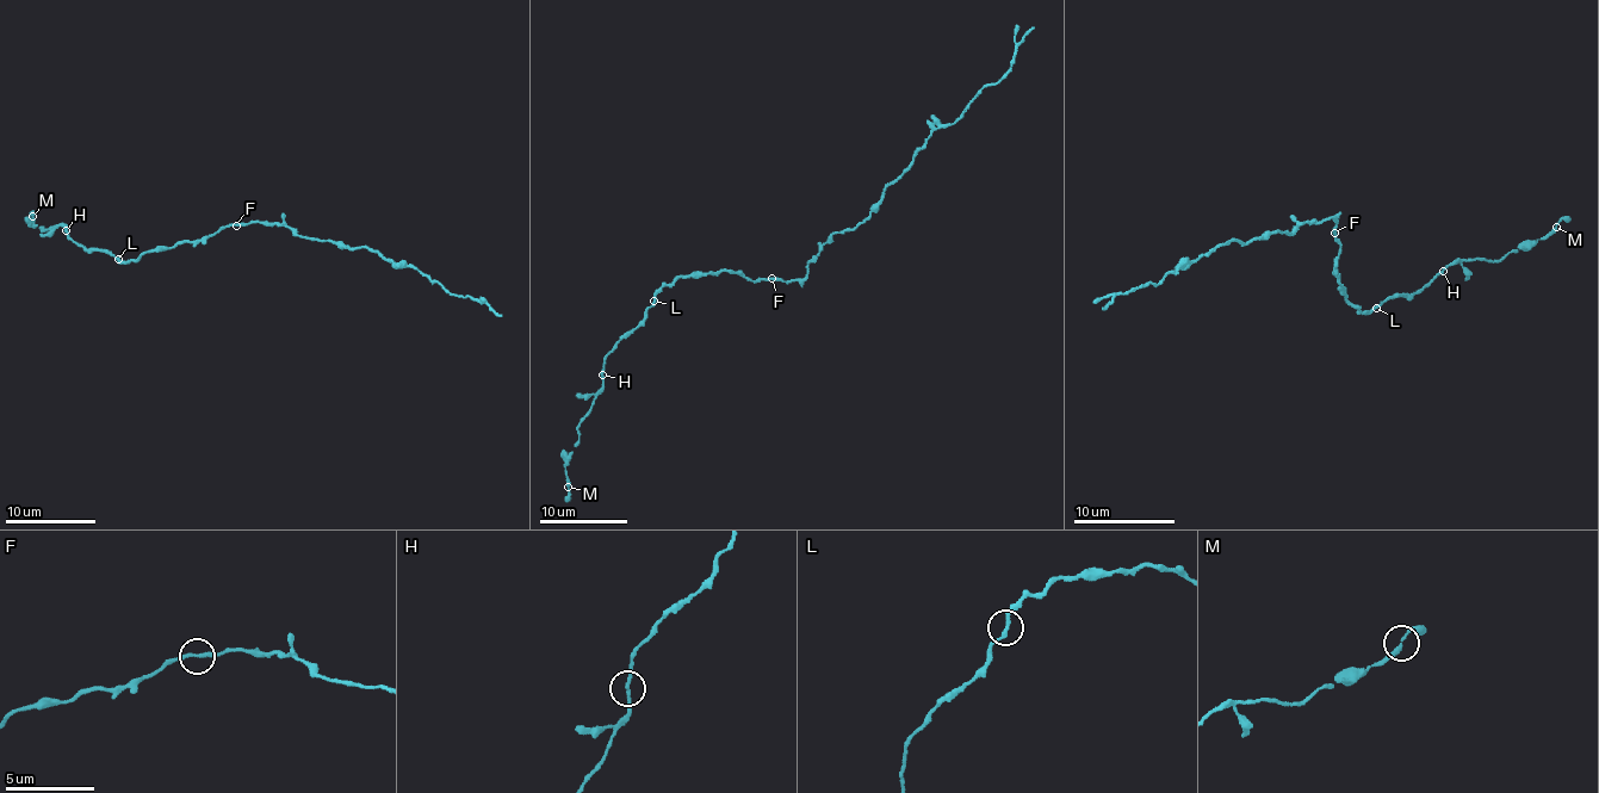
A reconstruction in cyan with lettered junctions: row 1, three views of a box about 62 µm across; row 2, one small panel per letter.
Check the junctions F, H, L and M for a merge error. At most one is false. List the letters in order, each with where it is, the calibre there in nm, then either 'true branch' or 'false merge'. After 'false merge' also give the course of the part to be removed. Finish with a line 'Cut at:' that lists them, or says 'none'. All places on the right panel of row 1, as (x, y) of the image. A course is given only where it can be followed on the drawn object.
F: place (1334, 233); calibre 190 nm; true branch
H: place (1443, 271); calibre 170 nm; true branch
L: place (1376, 308); calibre 180 nm; true branch
M: place (1556, 227); calibre 200 nm; true branch
Cut at: none

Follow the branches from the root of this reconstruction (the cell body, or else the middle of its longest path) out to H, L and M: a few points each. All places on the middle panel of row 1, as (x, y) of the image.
H: (785, 282), (749, 282), (729, 271), (682, 276), (659, 290), (640, 321), (608, 354), (602, 375)
L: (785, 282), (749, 282), (729, 271), (690, 274), (667, 284), (654, 301)
M: (785, 282), (718, 271), (682, 276), (659, 290), (605, 359), (602, 386), (580, 425), (564, 468), (568, 487)

